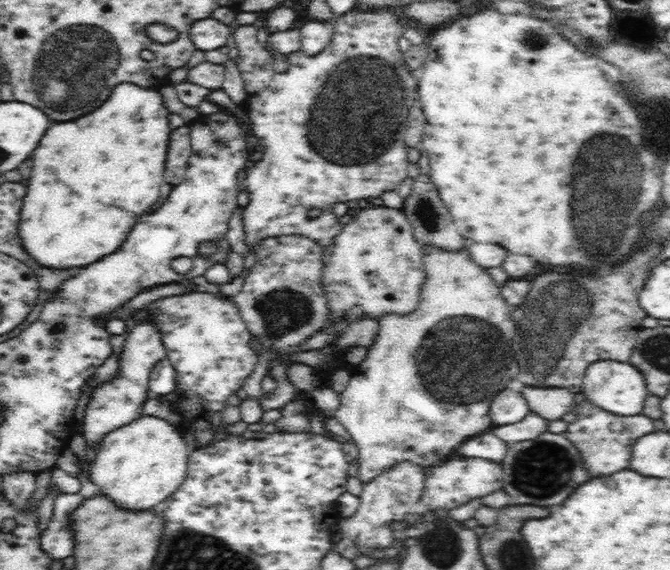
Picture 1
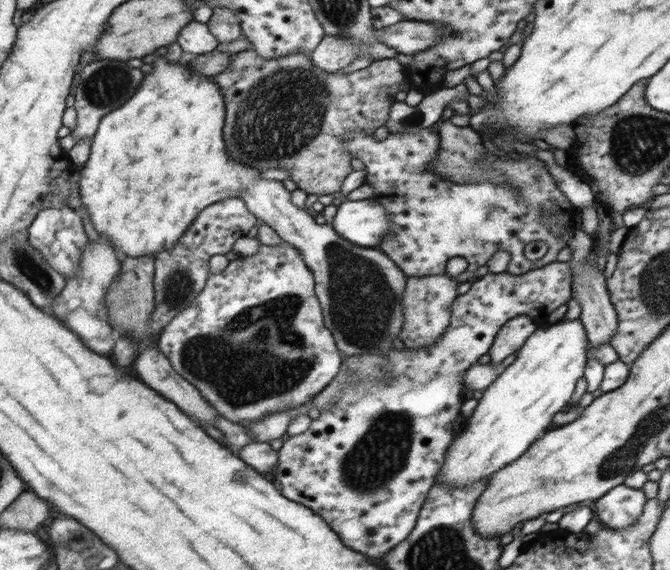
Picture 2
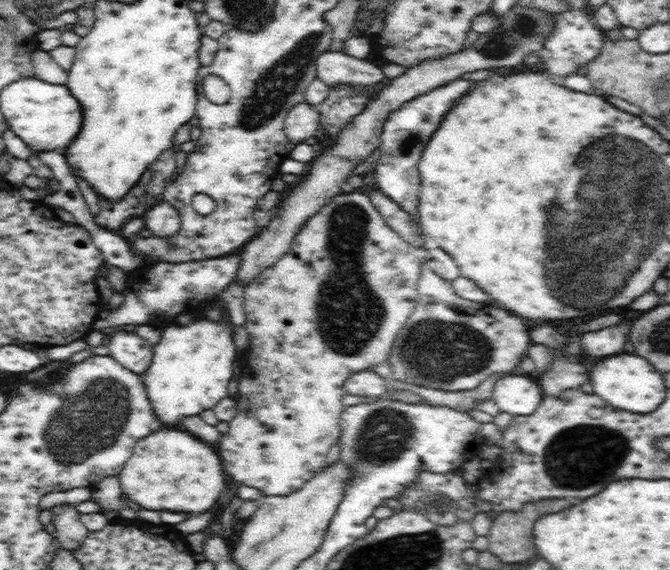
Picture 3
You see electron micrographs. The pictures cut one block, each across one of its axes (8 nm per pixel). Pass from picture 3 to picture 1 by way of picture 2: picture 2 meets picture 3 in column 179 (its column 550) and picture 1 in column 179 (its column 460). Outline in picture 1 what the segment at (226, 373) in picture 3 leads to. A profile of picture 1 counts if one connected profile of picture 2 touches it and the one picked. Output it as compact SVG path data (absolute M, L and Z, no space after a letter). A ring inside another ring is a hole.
M142 415L102 438L97 455L91 462L91 482L108 497L128 510L150 510L167 500L182 486L187 475L188 444L179 429L162 418Z

